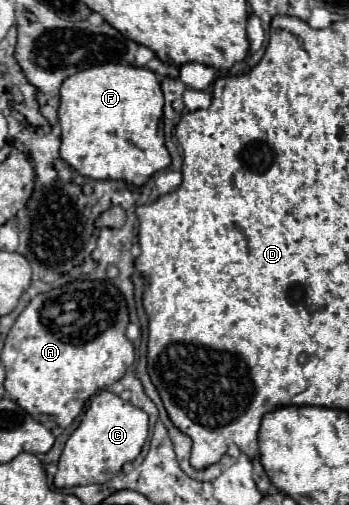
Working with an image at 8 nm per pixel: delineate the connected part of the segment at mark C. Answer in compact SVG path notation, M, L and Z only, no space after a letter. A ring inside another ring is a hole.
M99 392L91 398L81 424L77 430L69 436L61 458L59 458L59 470L55 474L55 486L57 488L71 488L71 486L83 486L83 484L103 484L105 480L111 480L125 462L131 462L139 456L145 440L147 440L149 420L147 414L133 406L127 400L121 400L113 392Z

